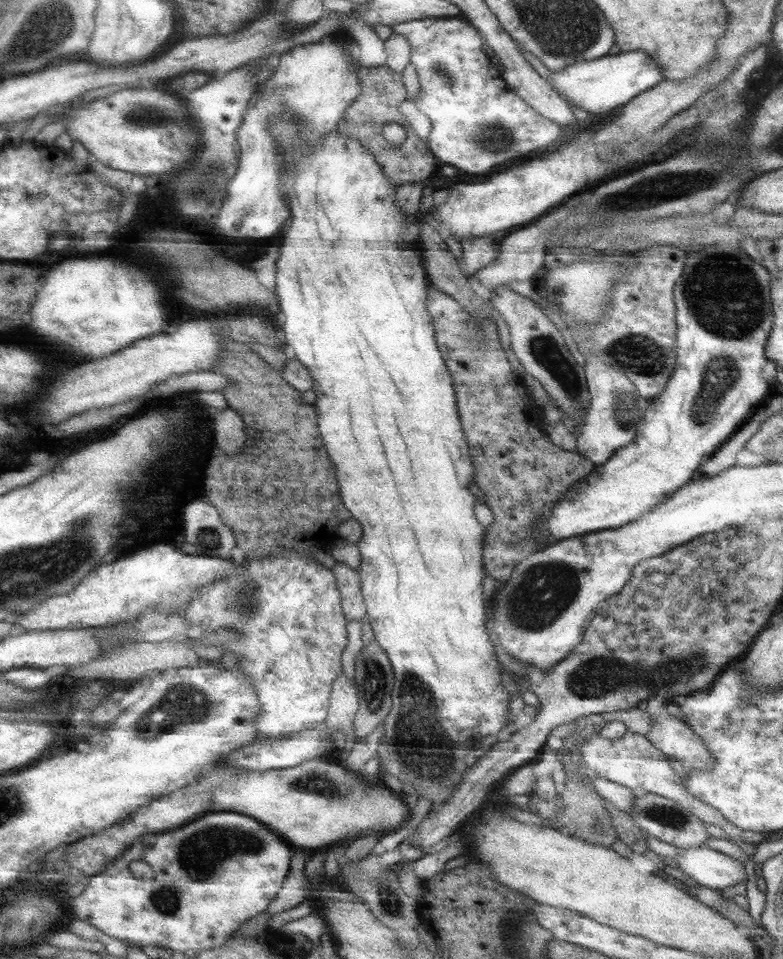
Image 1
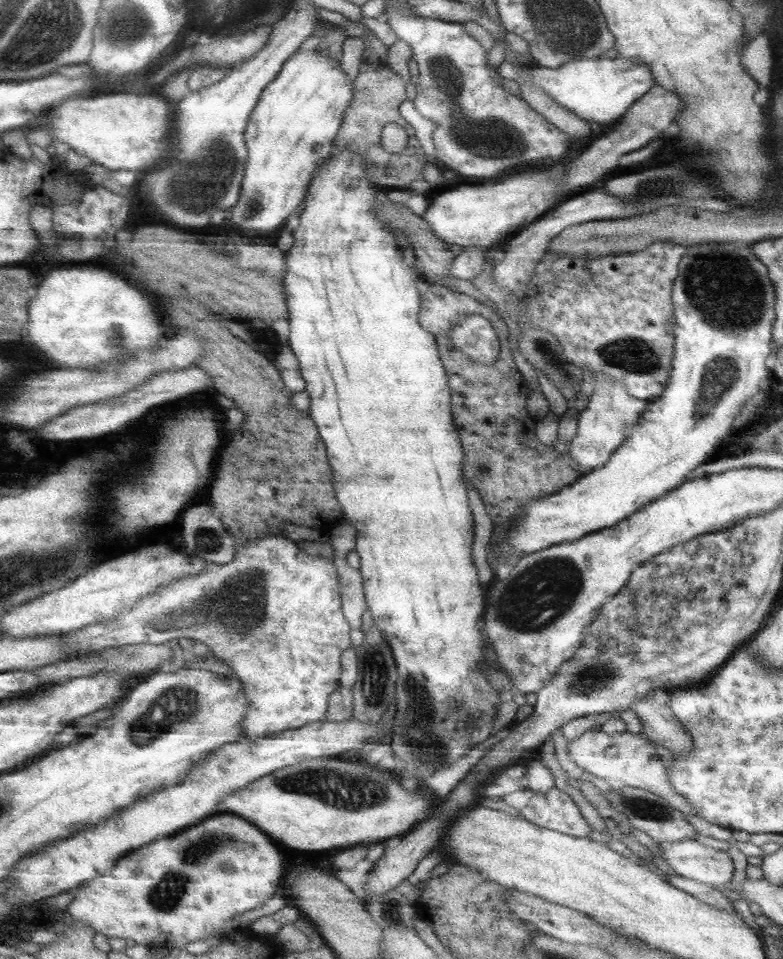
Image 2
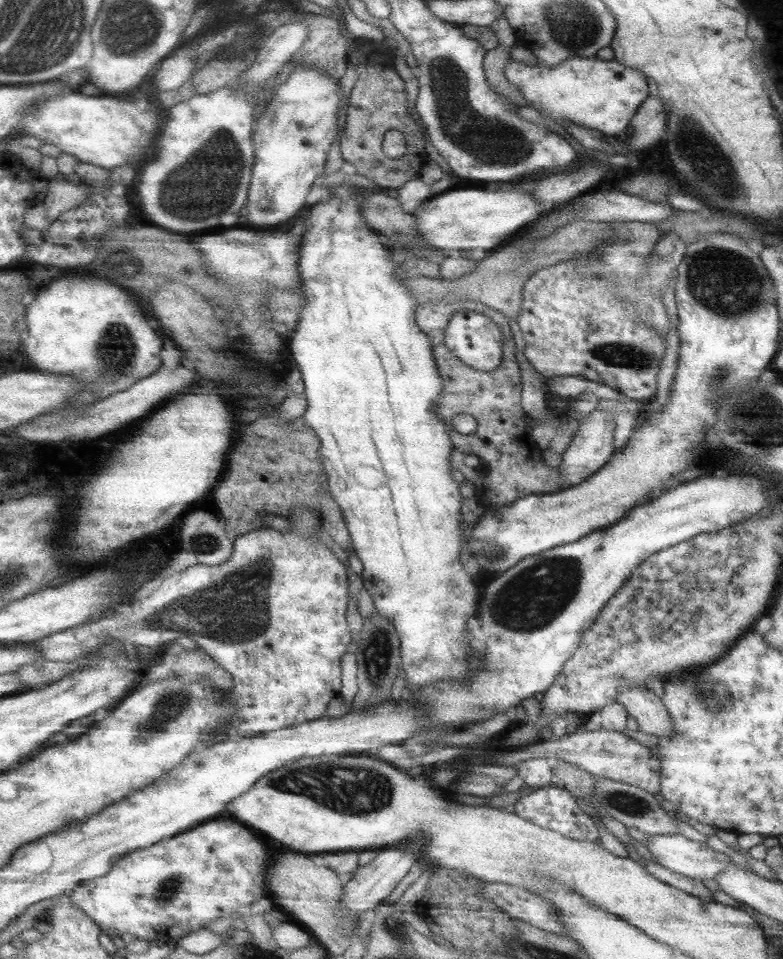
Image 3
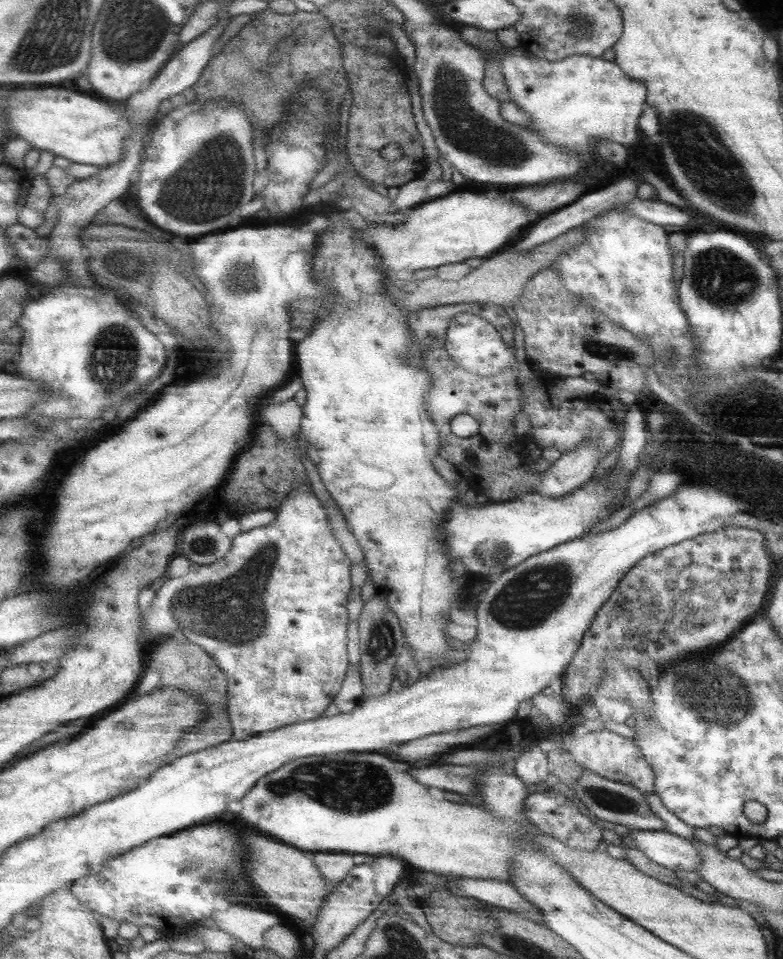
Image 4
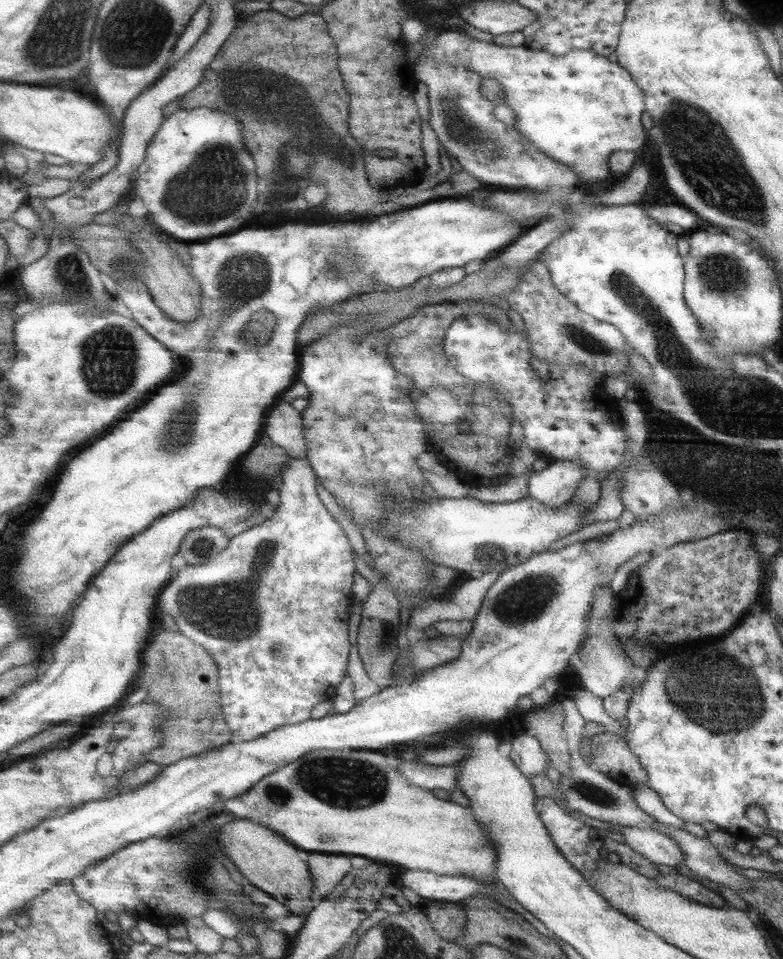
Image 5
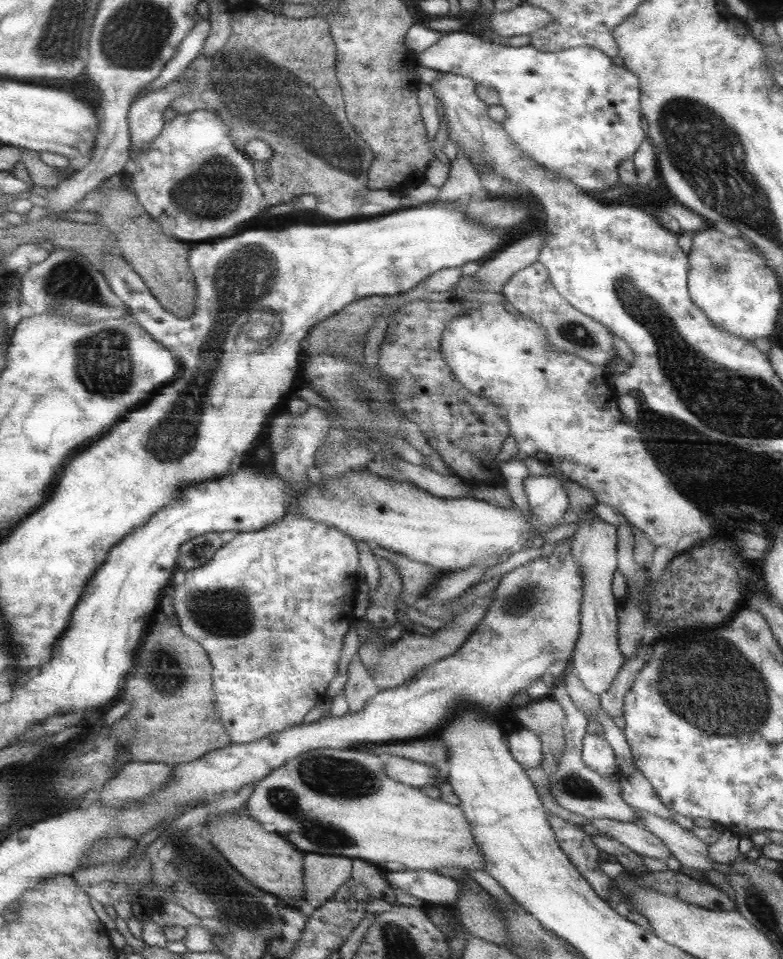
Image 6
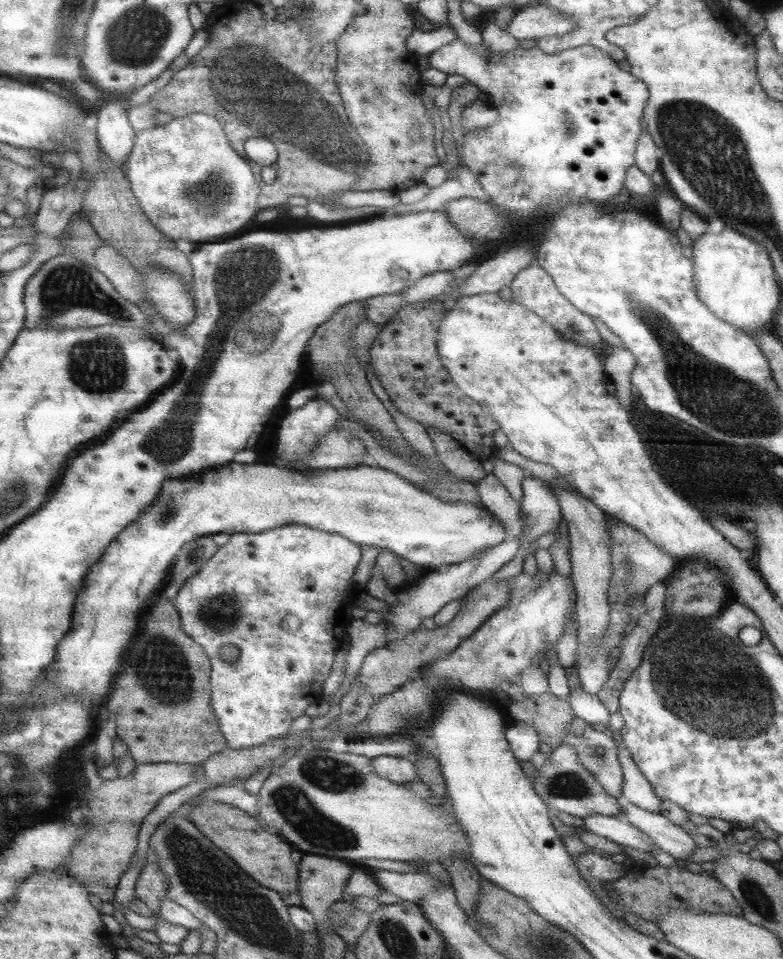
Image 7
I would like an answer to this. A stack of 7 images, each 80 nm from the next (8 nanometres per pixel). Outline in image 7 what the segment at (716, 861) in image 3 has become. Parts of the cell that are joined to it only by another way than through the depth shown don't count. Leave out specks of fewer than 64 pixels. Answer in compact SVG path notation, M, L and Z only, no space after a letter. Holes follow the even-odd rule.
M590 814L583 818L583 822L582 826L585 830L611 840L615 844L629 846L641 852L648 852L656 847L656 844L644 832L619 816Z

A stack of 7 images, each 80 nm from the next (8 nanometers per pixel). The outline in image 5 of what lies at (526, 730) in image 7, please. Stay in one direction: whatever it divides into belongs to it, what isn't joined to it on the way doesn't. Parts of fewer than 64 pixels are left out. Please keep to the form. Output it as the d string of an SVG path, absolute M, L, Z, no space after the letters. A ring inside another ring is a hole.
M524 732L514 737L511 745L512 749L508 757L525 778L530 779L535 774L543 774L545 772L545 765L548 760L535 737L529 736Z

